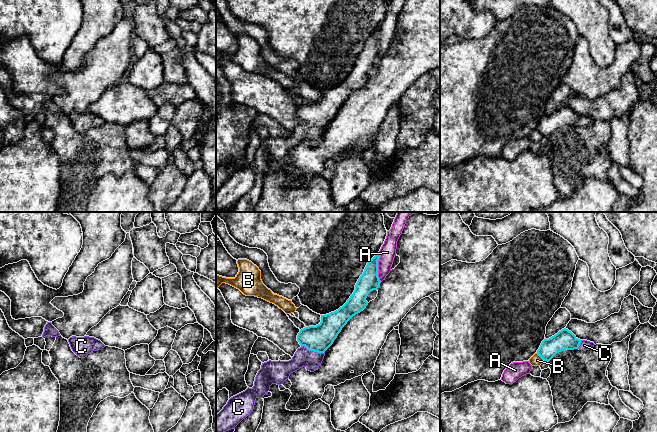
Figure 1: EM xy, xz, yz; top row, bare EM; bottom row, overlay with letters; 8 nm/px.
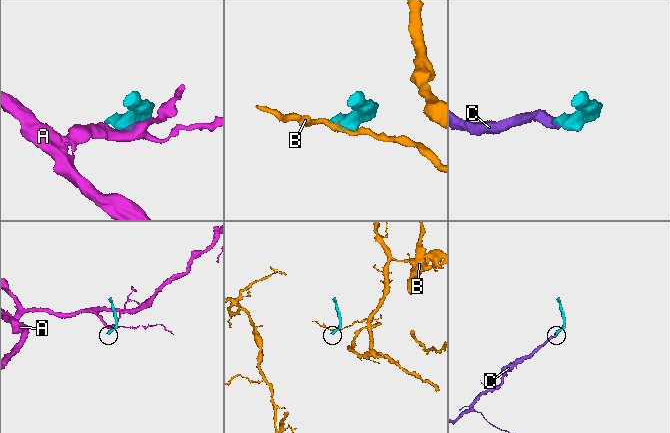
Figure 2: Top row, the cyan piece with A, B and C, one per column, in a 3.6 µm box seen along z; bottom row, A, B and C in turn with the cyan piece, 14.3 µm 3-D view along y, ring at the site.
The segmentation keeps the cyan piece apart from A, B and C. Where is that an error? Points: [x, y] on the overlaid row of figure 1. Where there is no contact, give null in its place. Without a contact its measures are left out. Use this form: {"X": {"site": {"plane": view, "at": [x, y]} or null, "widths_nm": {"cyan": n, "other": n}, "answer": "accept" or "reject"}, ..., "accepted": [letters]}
{"A": {"site": {"plane": "xz", "at": [377, 267]}, "widths_nm": {"cyan": 160, "other": 130}, "answer": "reject"}, "B": {"site": {"plane": "yz", "at": [540, 356]}, "widths_nm": {"cyan": 160, "other": 90}, "answer": "reject"}, "C": {"site": {"plane": "xz", "at": [313, 350]}, "widths_nm": {"cyan": 220, "other": 150}, "answer": "accept"}, "accepted": ["C"]}

